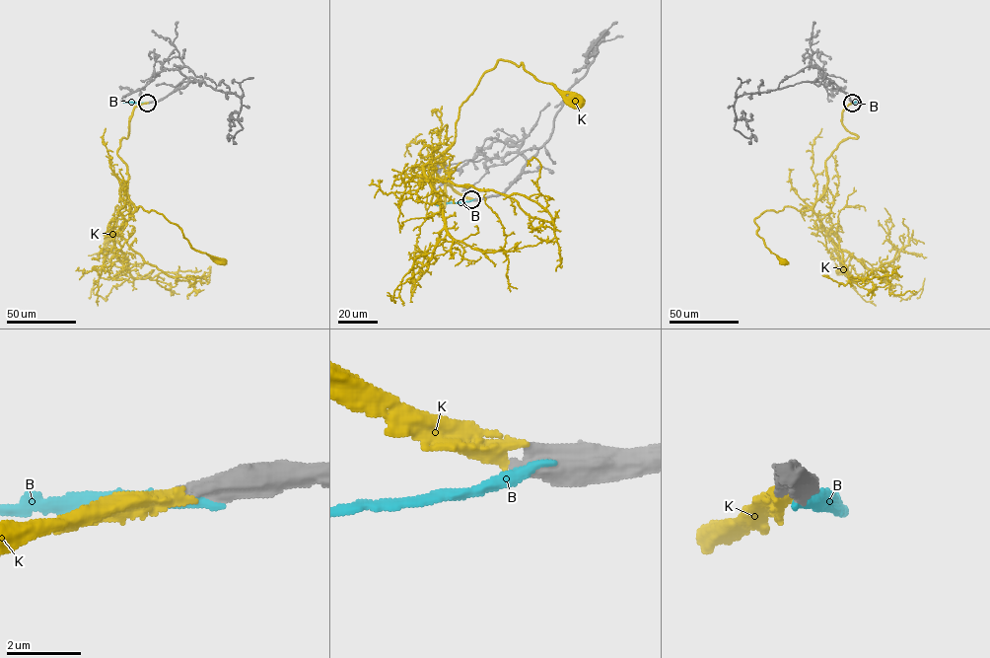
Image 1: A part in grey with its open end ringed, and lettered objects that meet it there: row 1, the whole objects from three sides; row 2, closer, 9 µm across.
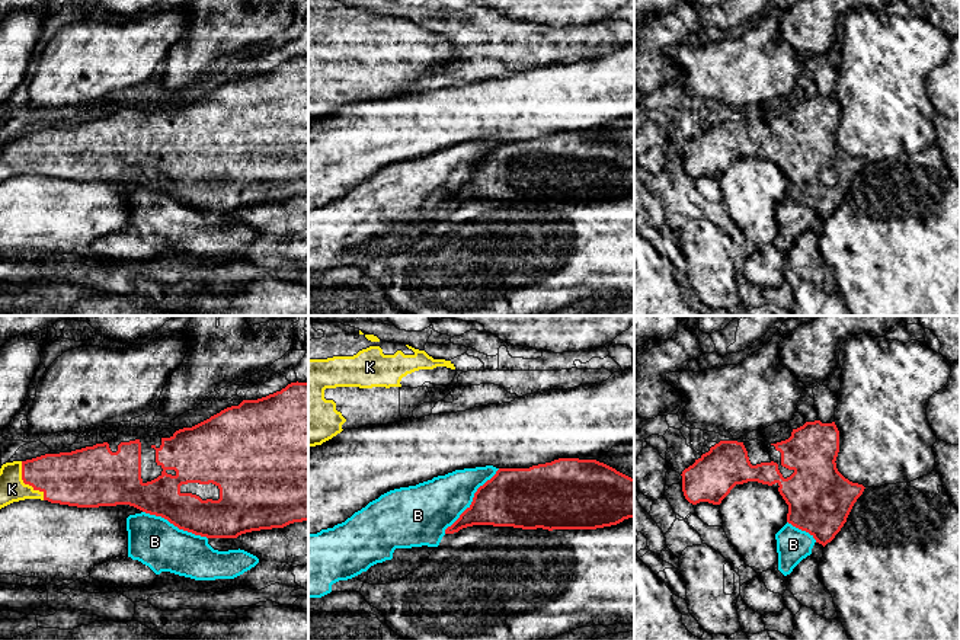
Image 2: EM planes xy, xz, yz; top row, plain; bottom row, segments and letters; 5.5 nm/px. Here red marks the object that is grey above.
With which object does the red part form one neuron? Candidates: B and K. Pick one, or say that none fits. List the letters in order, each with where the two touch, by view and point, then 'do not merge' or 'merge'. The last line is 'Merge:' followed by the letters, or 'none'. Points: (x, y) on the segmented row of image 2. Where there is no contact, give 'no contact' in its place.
B: xz (473, 501) | do not merge
K: xy (26, 483) | merge
Merge: K

